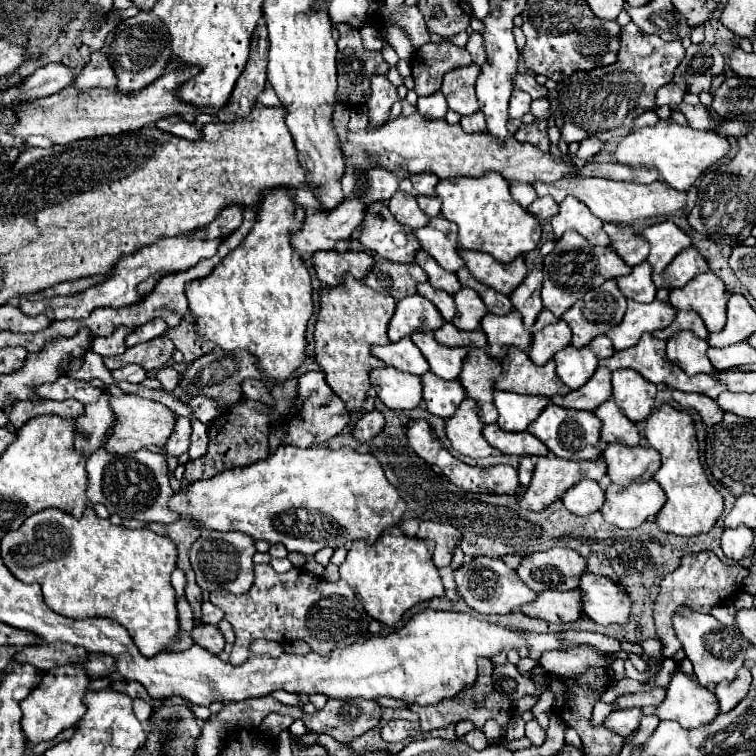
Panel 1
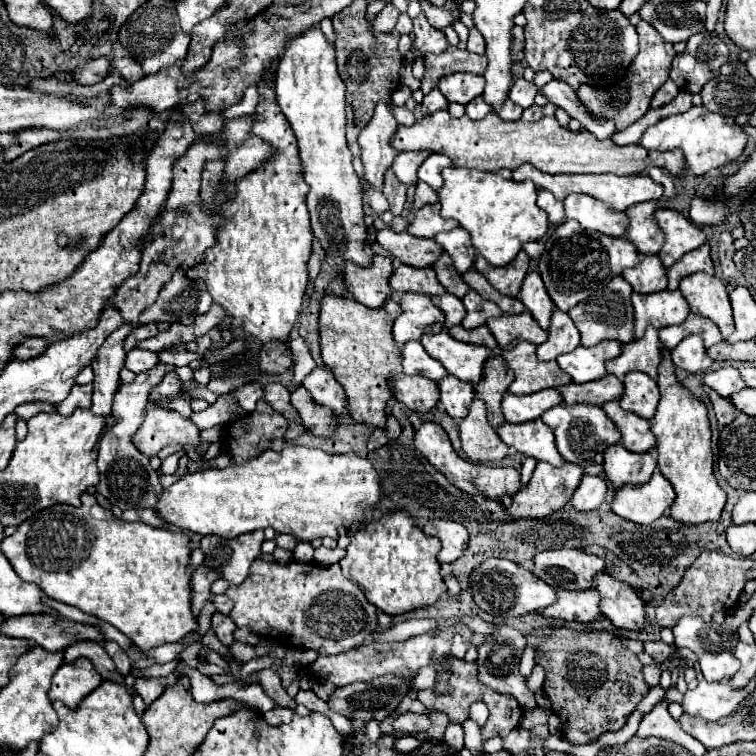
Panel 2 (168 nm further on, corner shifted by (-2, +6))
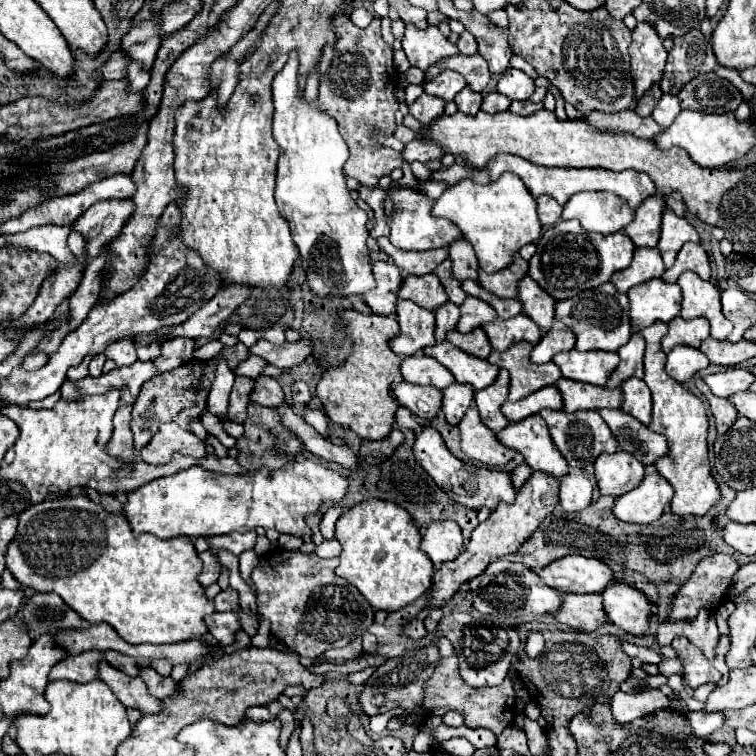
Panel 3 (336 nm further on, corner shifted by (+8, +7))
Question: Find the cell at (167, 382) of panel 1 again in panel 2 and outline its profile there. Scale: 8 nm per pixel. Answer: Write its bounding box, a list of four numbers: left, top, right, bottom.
[151,373,183,403]

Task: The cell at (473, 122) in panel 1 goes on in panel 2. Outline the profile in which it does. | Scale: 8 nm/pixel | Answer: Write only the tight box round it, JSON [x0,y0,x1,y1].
[465,95,491,119]

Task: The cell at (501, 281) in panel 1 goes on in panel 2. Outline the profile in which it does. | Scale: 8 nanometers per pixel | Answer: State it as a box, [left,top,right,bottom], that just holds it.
[475,251,529,297]

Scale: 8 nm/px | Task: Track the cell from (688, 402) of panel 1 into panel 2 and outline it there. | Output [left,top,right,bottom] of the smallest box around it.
[705,387,737,427]

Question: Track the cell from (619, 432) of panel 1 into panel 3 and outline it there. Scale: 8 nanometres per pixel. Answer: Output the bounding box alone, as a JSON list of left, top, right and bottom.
[601,408,667,464]

